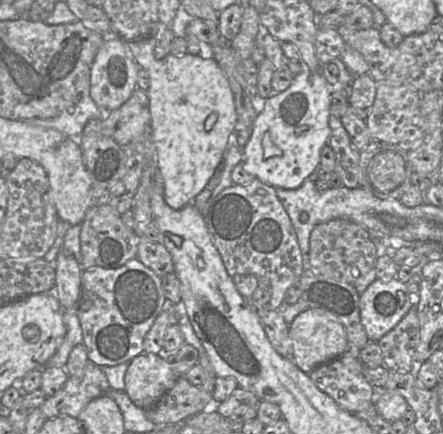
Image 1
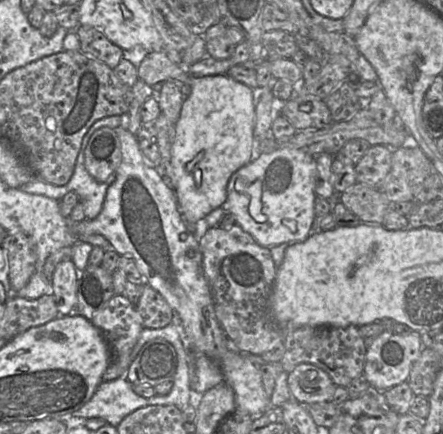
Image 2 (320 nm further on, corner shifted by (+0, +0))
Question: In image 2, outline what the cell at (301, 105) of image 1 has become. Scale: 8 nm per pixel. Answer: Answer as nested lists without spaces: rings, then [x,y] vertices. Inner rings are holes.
[[[281,147],[269,153],[261,153],[256,159],[237,170],[229,179],[227,197],[222,208],[234,218],[245,232],[262,247],[271,249],[287,243],[304,242],[314,222],[316,158],[303,150]]]

